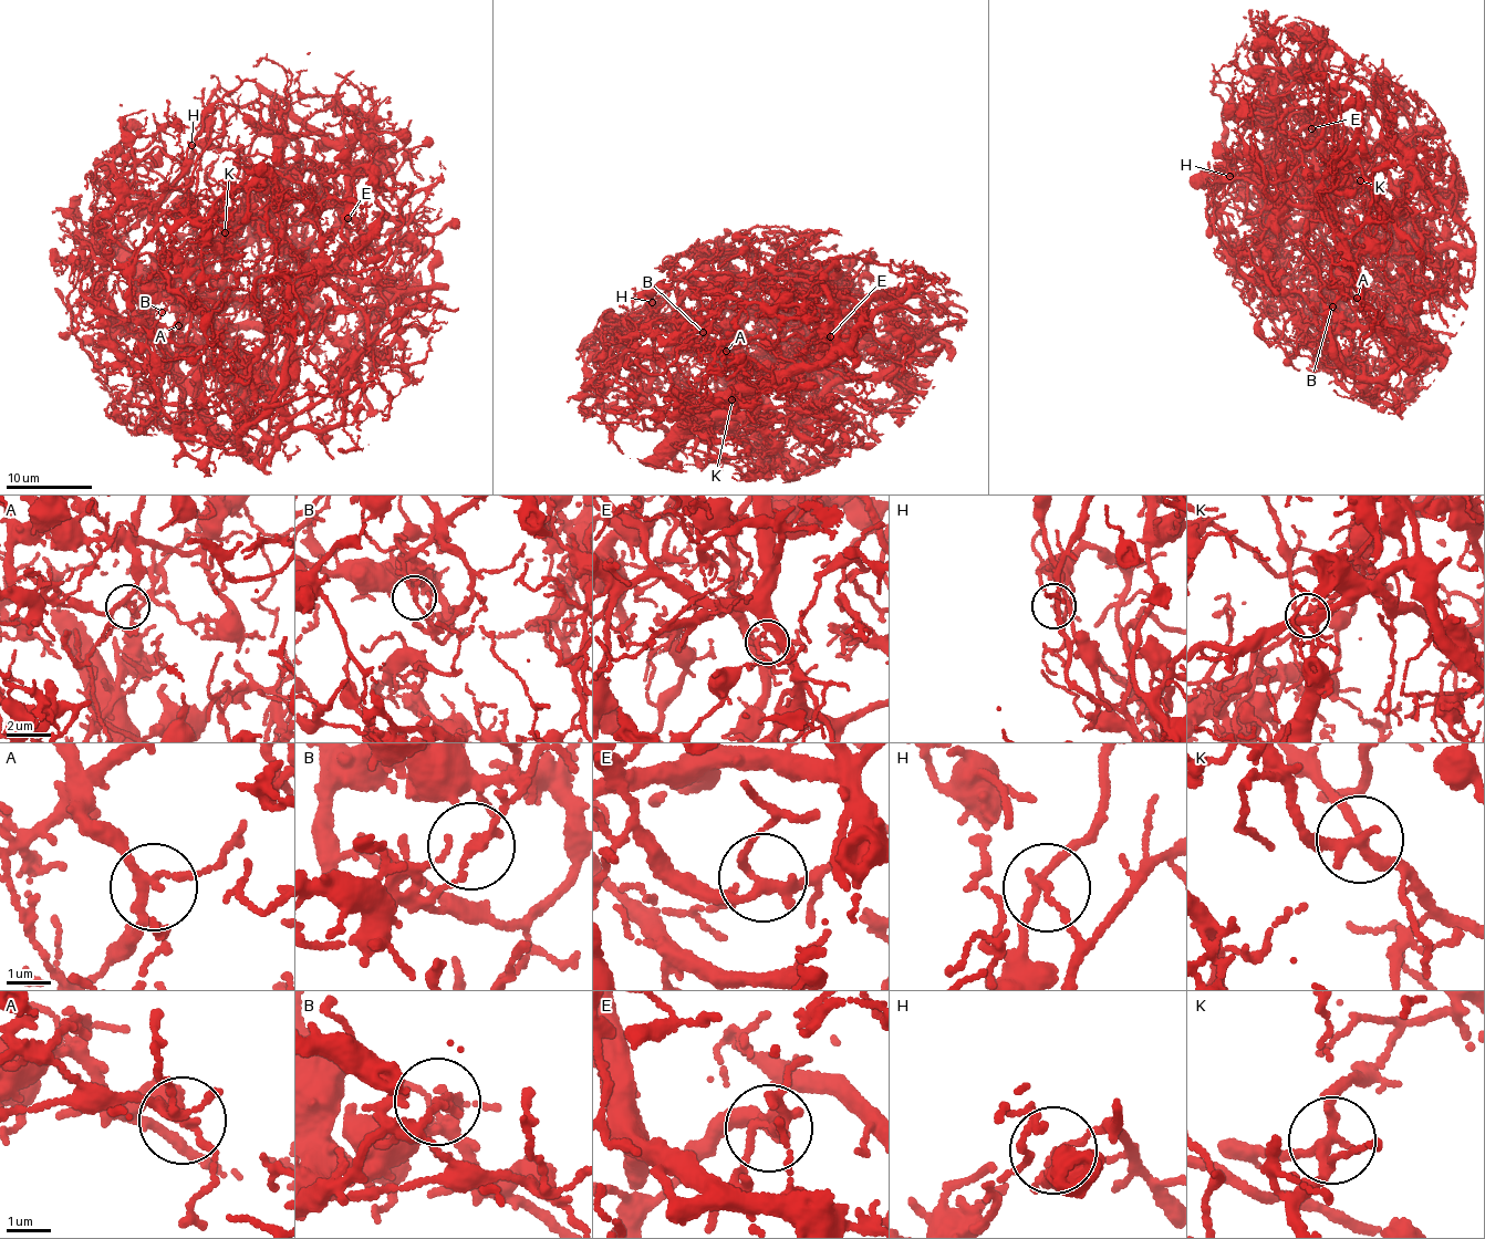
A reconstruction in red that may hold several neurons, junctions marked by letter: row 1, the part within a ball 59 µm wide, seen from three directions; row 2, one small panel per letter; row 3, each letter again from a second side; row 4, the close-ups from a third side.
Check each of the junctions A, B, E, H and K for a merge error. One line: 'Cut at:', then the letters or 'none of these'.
Cut at: B, H, K

